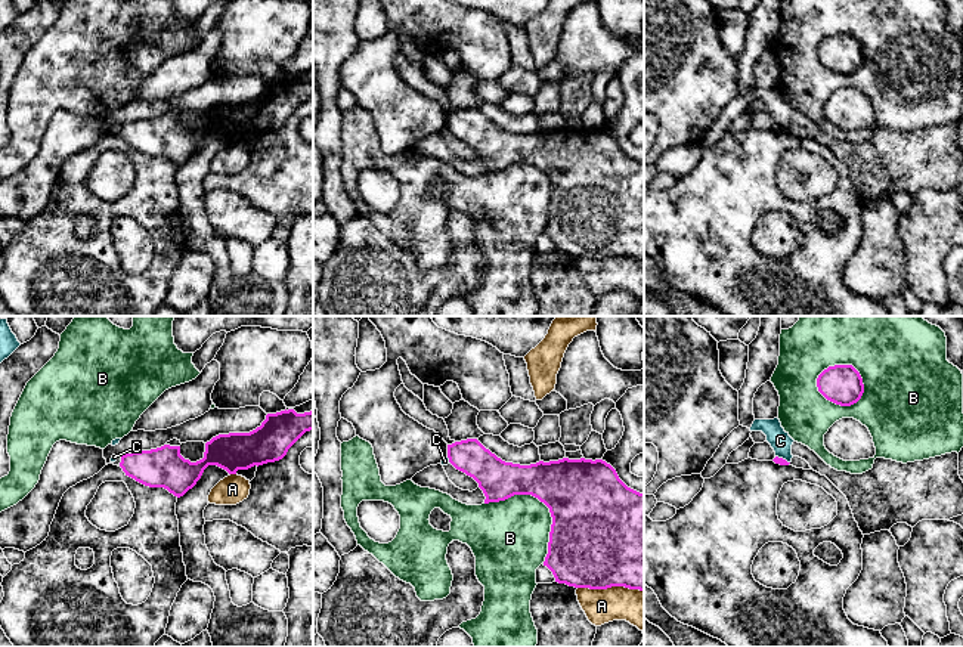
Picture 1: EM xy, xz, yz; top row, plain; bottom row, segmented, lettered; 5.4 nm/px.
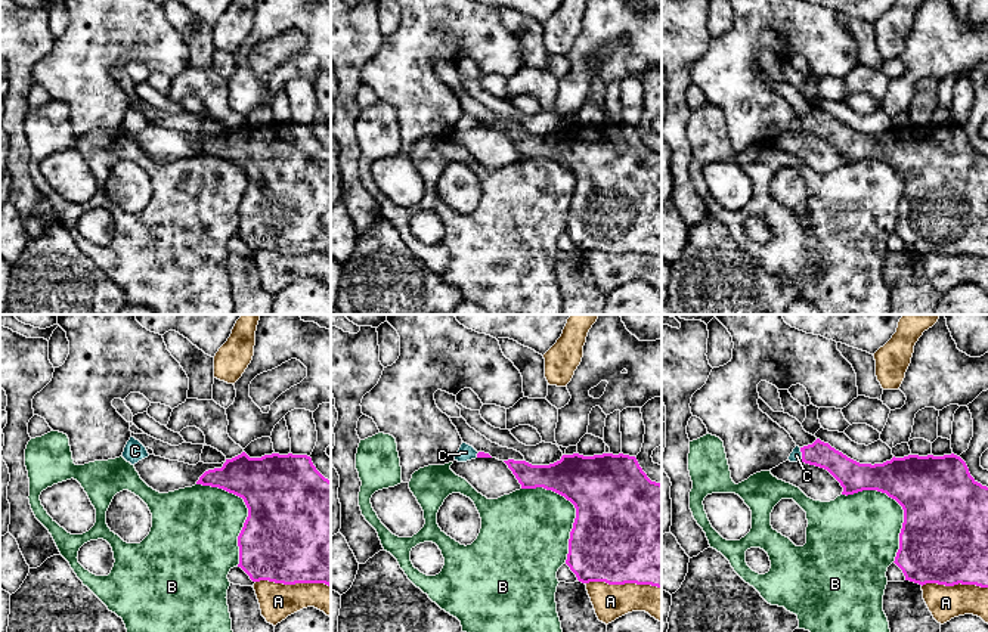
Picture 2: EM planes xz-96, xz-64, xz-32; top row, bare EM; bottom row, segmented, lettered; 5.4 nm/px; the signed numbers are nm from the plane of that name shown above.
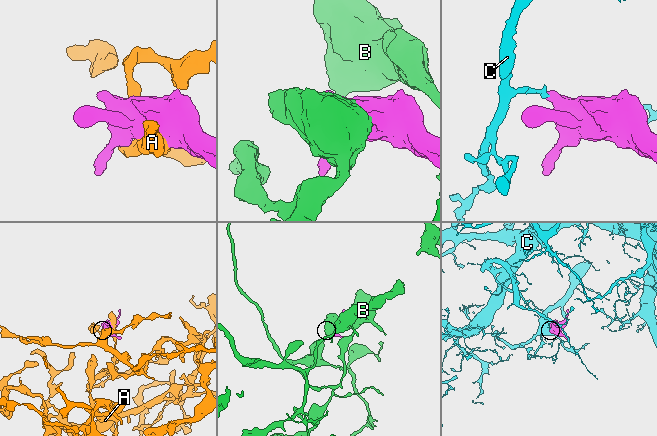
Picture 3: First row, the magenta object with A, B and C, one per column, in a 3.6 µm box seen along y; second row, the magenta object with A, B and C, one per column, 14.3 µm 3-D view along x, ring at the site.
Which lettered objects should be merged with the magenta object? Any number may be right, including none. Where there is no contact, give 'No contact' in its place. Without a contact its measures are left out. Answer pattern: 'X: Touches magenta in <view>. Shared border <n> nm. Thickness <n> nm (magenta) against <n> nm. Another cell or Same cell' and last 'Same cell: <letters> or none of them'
A: Touches magenta in xz. Shared border 360 nm. Thickness 500 nm (magenta) against 200 nm. Another cell
B: Touches magenta in yz. Shared border 280 nm. Thickness 220 nm (magenta) against 280 nm. Another cell
C: Touches magenta in yz. Shared border 90 nm. Thickness 40 nm (magenta) against 120 nm. Another cell
Same cell: none of them

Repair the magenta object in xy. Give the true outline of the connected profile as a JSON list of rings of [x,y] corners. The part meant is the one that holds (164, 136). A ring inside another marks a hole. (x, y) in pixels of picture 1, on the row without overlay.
[[[285,78],[267,83],[260,96],[250,102],[219,103],[205,112],[204,127],[191,131],[180,124],[180,115],[164,114],[151,120],[121,126],[126,145],[149,157],[164,157],[174,165],[183,165],[201,148],[208,134],[217,134],[229,143],[282,129],[288,118],[313,99],[313,78],[297,83]]]

